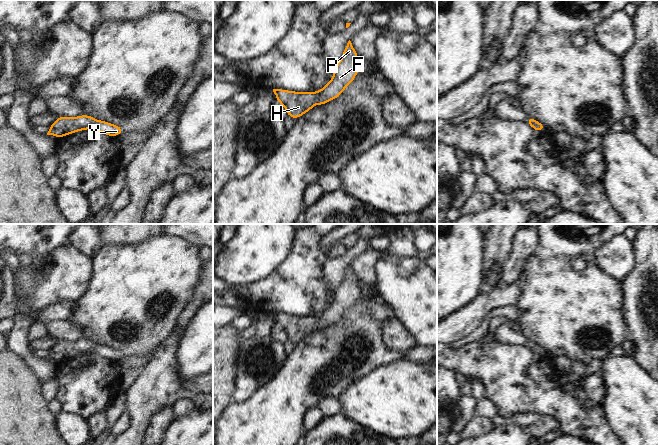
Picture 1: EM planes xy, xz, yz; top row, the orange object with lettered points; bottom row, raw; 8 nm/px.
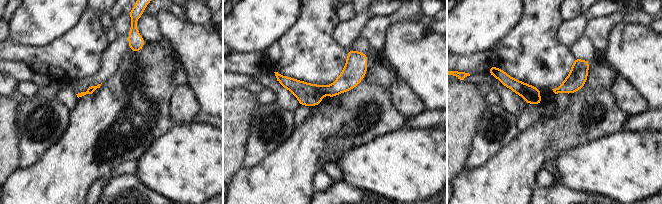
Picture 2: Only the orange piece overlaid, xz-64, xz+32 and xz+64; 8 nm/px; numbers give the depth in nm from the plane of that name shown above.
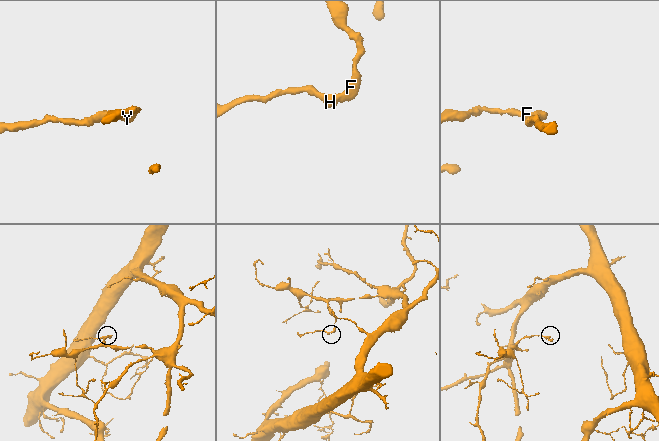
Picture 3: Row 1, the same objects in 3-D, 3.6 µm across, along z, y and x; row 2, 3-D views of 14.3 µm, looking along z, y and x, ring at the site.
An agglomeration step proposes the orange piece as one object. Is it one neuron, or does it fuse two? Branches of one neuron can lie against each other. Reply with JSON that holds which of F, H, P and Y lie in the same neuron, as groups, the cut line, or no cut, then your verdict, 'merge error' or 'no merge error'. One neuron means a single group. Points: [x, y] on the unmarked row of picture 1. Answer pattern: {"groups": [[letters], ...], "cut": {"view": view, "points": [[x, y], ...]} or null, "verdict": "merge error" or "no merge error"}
{"groups": [["F", "H", "P", "Y"]], "cut": null, "verdict": "no merge error"}

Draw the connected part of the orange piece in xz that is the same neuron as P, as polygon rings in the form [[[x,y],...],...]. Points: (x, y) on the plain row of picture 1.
[[[349,264],[341,283],[334,291],[331,304],[315,316],[297,316],[273,313],[275,321],[286,334],[288,340],[297,343],[310,335],[316,328],[324,329],[338,322],[345,312],[354,305],[360,295],[358,278]]]

